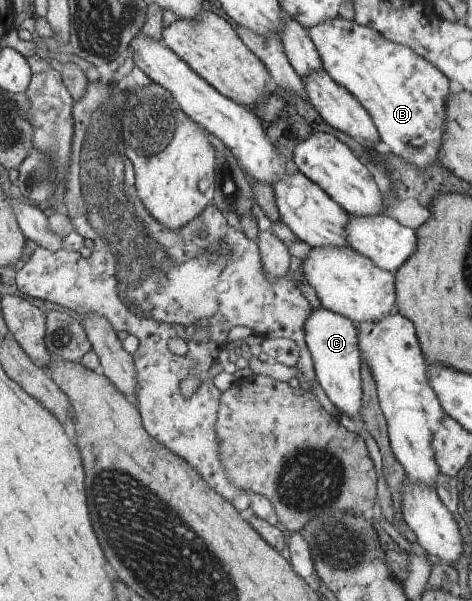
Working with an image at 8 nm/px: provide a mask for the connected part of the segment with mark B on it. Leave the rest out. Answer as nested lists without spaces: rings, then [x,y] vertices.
[[[341,16],[308,30],[323,70],[362,103],[391,153],[418,168],[430,168],[438,162],[449,94],[444,73],[412,48],[386,40],[382,33]]]

